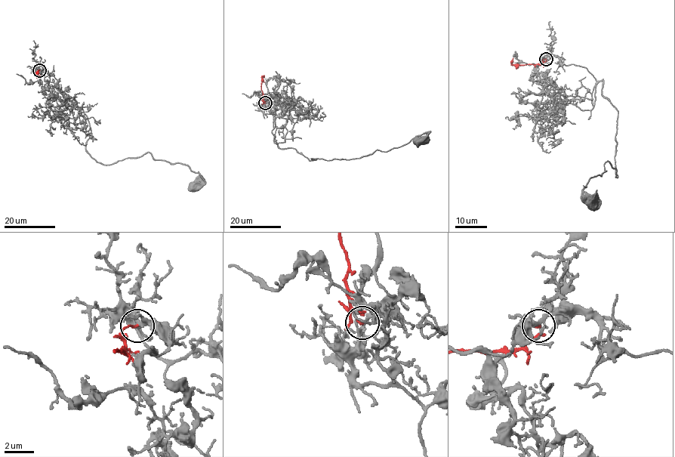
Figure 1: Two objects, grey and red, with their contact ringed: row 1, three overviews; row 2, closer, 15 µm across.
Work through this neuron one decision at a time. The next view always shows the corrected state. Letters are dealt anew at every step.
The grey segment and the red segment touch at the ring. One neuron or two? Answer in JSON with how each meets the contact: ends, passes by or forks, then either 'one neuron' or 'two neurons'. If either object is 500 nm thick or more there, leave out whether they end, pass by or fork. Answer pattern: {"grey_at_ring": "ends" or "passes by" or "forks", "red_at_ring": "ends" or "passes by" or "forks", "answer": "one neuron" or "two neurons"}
{"grey_at_ring": "passes by", "red_at_ring": "ends", "answer": "two neurons"}

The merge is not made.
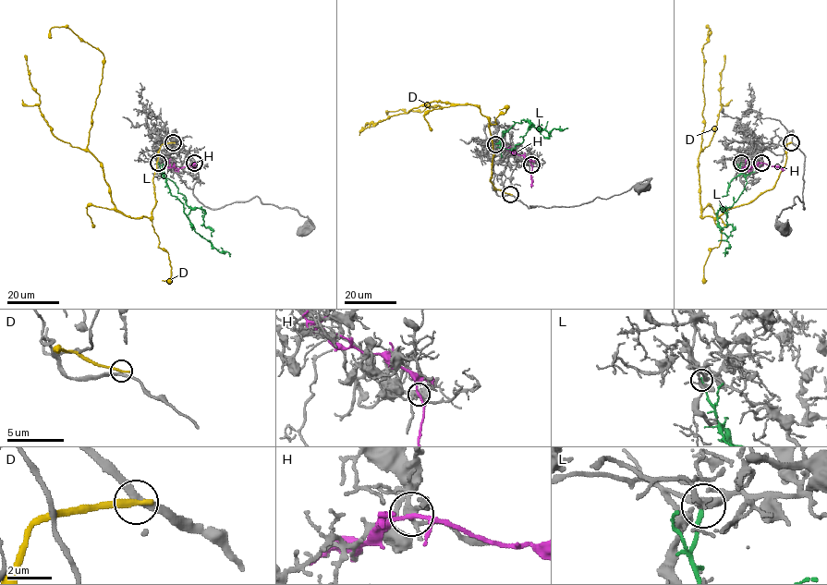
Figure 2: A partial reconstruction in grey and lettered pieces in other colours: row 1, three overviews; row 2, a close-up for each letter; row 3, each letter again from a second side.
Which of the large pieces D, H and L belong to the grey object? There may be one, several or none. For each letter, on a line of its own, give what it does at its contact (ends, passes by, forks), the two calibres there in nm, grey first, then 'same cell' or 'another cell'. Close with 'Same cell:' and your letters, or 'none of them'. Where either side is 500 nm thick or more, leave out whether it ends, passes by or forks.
D: it ends | 280/320 nm | another cell
H: it passes by | 240/180 nm | another cell
L: it ends | 400/220 nm | another cell
Same cell: none of them

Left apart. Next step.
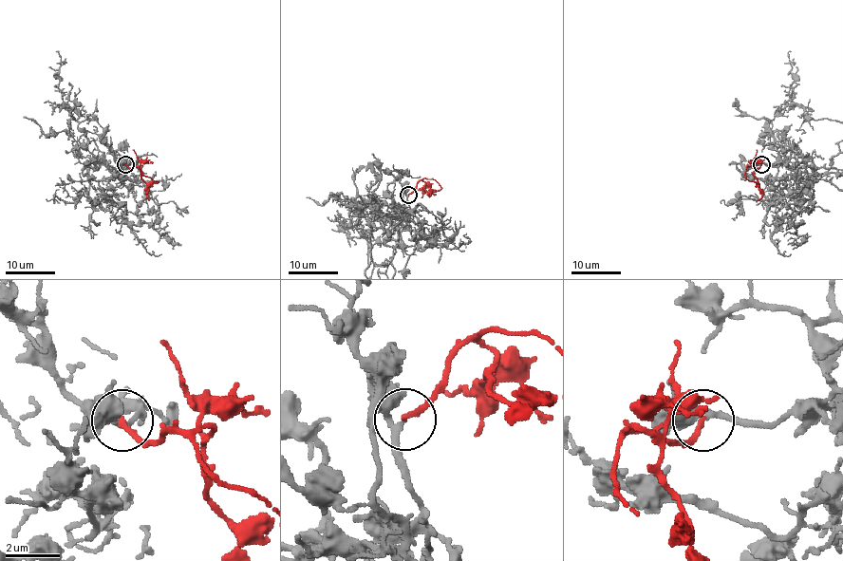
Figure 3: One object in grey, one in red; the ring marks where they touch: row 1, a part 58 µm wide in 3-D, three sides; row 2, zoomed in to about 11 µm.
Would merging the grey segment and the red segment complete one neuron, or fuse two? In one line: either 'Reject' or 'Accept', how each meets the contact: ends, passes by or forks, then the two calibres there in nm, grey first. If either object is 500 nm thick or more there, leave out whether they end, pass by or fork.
Accept. At the ring grey passes by. At the ring red ends. Thickness 180 nm (grey) against 190 nm

